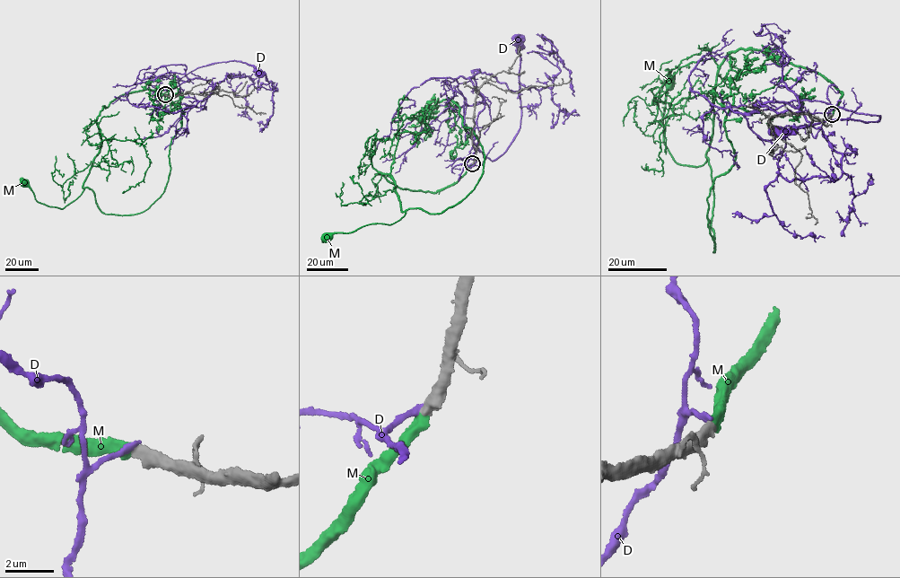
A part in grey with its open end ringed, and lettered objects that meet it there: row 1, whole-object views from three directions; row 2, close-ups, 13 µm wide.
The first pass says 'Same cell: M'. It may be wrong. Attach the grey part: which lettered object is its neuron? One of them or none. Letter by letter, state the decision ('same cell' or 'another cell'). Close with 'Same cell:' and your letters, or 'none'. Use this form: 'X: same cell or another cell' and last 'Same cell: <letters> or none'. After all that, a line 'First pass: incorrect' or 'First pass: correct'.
D: another cell
M: same cell
Same cell: M
First pass: correct

